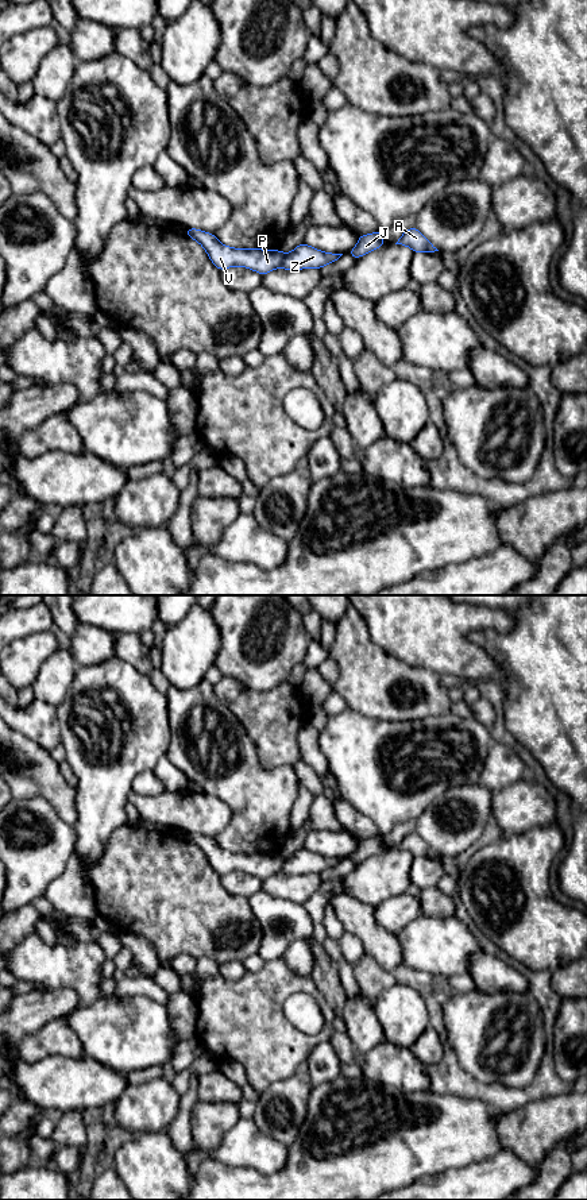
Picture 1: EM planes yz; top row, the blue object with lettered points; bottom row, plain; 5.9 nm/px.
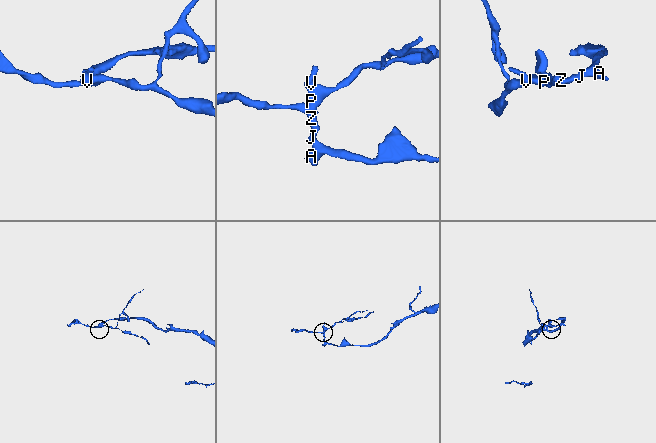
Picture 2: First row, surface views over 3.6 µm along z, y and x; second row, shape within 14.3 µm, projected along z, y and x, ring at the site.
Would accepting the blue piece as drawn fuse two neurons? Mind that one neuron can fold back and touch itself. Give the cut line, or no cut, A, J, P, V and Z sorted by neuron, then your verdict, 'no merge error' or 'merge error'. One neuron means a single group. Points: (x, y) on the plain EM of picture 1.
yz (285, 860), (280, 871) | A J Z / P V | merge error

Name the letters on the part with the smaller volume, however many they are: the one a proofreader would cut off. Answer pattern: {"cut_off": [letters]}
{"cut_off": ["P", "V"]}

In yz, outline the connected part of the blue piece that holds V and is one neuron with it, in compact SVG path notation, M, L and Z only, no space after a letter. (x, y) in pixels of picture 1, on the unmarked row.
M186 833L186 841L197 845L205 853L220 876L232 871L242 871L264 880L281 872L285 863L281 854L232 853L221 849L213 838L196 833Z

